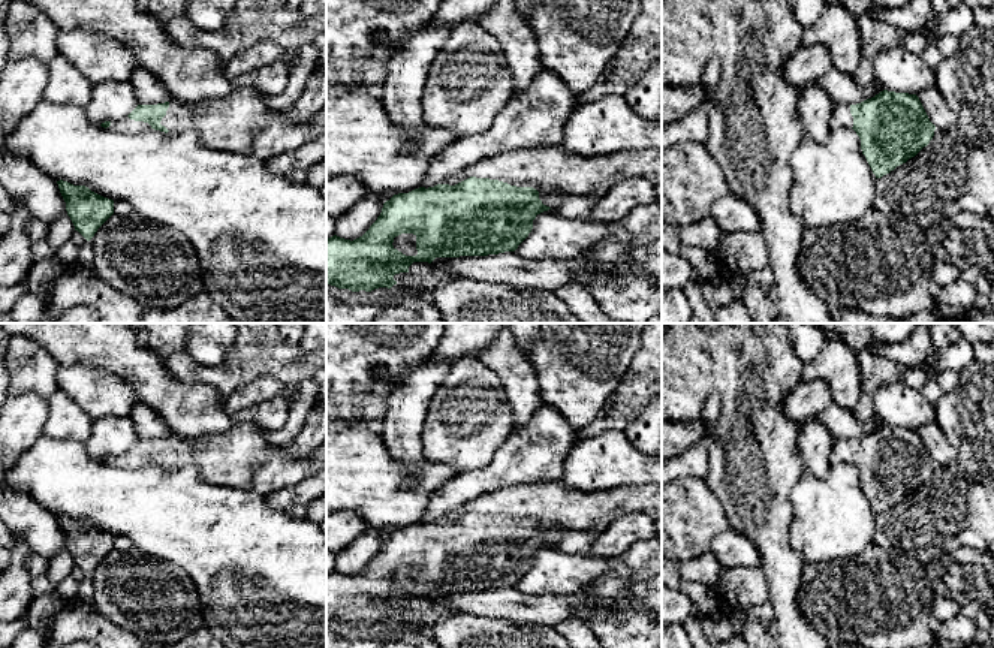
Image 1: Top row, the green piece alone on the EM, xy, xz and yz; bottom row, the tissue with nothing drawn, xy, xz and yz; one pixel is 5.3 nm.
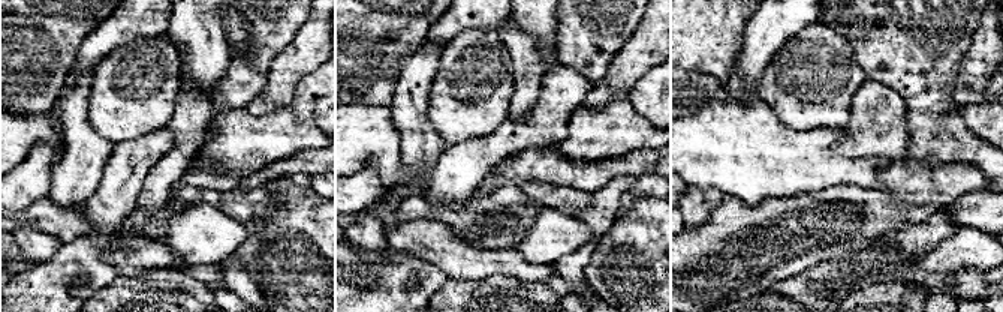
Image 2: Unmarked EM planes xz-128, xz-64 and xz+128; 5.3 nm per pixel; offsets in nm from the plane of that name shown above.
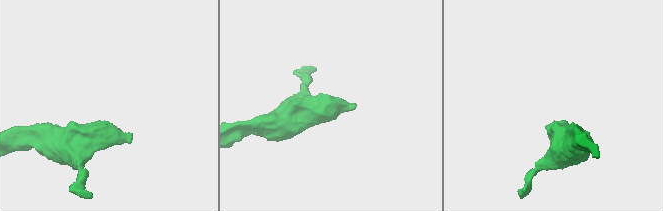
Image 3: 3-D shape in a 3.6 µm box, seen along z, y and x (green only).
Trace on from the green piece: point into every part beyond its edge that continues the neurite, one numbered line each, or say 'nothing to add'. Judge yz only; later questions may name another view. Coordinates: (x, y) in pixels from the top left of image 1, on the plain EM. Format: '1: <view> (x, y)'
1: yz (842, 454)

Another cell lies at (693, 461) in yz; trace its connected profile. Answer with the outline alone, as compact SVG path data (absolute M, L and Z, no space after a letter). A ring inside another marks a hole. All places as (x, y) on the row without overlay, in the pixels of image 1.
M711 432L693 443L687 450L662 462L662 486L674 479L695 476L704 479L708 468Z

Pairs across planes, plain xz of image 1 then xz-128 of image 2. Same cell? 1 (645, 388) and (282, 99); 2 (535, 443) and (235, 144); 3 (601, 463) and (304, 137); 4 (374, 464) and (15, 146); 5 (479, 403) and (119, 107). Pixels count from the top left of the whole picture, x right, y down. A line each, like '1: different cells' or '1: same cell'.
1: same cell
2: different cells
3: same cell
4: same cell
5: same cell

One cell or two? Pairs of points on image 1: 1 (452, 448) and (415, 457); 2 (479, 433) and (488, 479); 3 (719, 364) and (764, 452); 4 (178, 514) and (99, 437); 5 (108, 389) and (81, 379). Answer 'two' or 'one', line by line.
1: two
2: two
3: one
4: two
5: one

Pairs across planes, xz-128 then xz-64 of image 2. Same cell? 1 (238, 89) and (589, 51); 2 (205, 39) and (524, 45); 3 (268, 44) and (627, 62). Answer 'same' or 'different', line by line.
1: different
2: different
3: different

